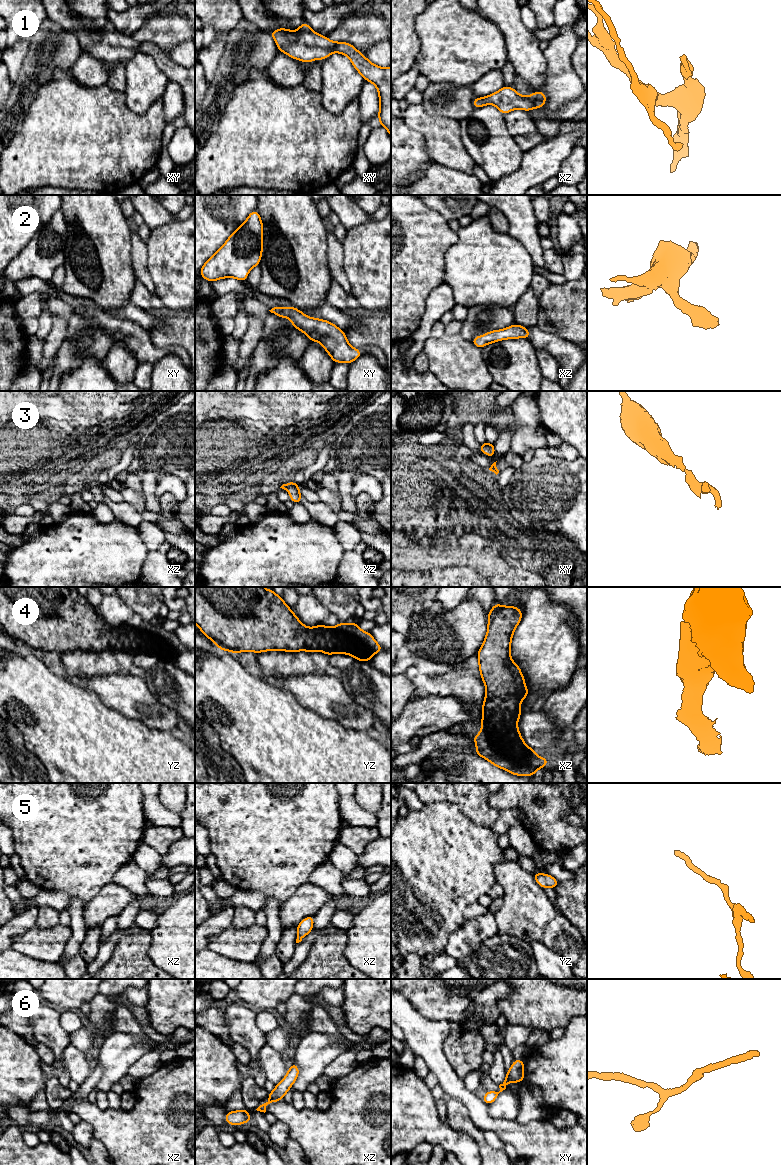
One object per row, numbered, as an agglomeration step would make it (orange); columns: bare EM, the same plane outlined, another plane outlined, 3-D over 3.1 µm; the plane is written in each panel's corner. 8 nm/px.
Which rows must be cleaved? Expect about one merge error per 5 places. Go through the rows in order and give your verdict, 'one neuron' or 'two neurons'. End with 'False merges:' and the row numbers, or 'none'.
1: one neuron
2: one neuron
3: one neuron
4: one neuron
5: one neuron
6: one neuron
False merges: none

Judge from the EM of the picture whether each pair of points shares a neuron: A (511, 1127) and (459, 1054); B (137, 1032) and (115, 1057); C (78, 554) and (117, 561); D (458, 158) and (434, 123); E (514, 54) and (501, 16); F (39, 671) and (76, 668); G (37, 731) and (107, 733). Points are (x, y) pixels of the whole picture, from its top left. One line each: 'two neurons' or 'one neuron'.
A: two neurons
B: two neurons
C: one neuron
D: one neuron
E: one neuron
F: two neurons
G: one neuron

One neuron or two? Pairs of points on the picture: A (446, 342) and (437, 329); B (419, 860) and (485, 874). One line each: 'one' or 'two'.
A: two
B: one

